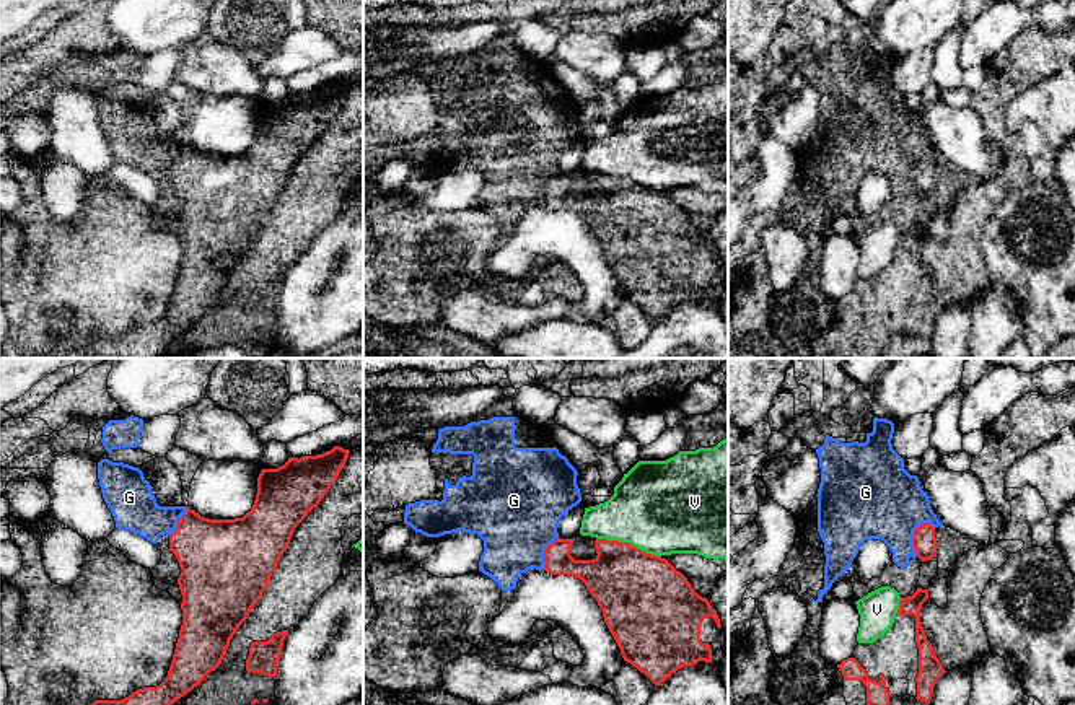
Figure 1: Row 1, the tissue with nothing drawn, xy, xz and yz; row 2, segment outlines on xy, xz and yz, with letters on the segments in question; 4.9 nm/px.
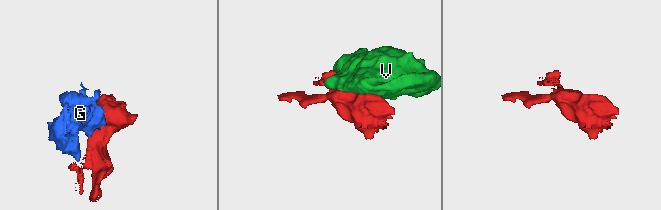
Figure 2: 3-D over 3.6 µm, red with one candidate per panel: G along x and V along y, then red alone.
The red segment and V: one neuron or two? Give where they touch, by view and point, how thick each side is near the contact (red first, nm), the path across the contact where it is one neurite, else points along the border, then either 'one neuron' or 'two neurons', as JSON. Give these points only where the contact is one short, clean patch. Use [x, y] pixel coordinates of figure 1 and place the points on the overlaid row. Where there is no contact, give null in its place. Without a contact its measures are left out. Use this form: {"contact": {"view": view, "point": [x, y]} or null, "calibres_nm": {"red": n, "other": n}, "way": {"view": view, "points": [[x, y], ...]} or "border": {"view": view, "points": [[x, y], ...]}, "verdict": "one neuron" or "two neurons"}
{"contact": {"view": "xz", "point": [627, 542]}, "calibres_nm": {"red": 400, "other": 460}, "verdict": "two neurons"}

